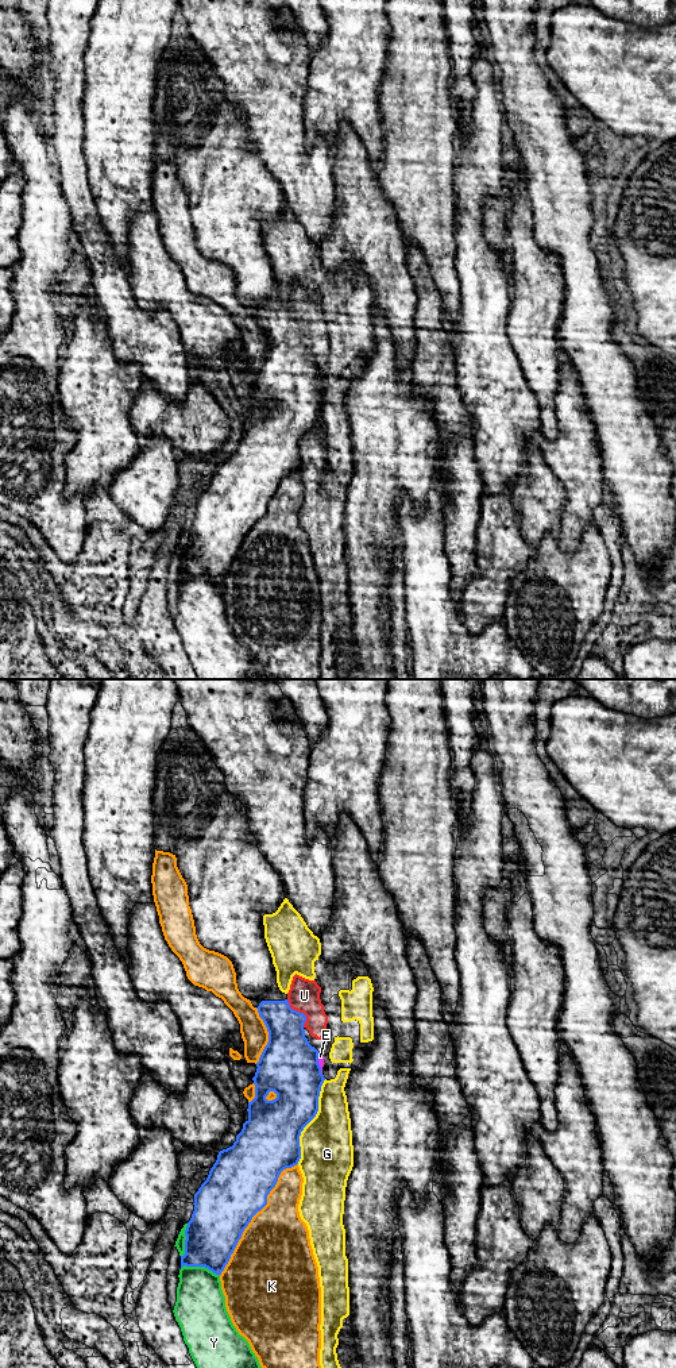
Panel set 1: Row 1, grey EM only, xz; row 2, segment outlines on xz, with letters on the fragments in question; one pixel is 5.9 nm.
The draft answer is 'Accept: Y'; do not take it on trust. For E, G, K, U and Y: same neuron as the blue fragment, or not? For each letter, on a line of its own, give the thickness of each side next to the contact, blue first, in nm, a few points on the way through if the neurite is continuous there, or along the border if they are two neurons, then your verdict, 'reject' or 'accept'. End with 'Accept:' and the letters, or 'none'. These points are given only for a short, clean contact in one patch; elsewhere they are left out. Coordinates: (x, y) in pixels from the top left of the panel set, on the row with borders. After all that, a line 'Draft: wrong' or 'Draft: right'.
E: 360/30 nm | reject
G: 340/320 nm | reject
K: 380/440 nm | reject
U: 280/190 nm | across xz (288, 1052), (288, 1022), (298, 1012), (304, 1006), (304, 995) | accept
Y: 320/300 nm | reject
Accept: U
Draft: wrong

